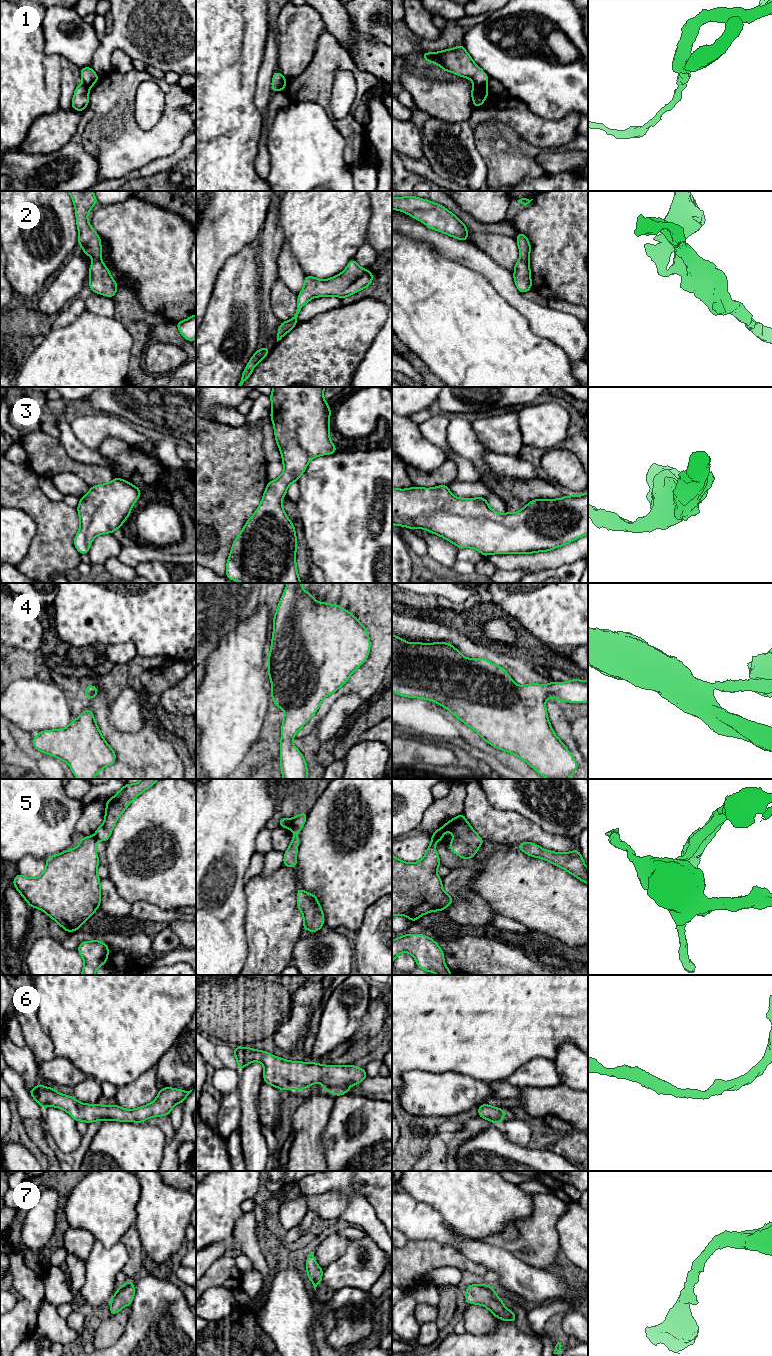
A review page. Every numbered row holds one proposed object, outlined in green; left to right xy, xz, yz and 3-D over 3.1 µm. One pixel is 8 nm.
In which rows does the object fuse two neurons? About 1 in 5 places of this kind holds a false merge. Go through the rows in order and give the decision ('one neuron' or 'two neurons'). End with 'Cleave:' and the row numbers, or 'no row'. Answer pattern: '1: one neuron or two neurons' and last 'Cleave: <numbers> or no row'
1: two neurons
2: two neurons
3: one neuron
4: one neuron
5: two neurons
6: one neuron
7: one neuron
Cleave: 1, 2, 5

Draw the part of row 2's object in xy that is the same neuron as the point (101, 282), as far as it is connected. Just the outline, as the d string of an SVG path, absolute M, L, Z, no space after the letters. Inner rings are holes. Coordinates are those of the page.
M94 261L89 267L88 286L94 293L113 298L117 292L118 285L112 278L109 269L101 261Z

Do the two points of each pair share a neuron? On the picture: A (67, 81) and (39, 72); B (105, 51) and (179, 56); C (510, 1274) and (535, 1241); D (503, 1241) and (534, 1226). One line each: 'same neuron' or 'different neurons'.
A: different neurons
B: same neuron
C: different neurons
D: same neuron

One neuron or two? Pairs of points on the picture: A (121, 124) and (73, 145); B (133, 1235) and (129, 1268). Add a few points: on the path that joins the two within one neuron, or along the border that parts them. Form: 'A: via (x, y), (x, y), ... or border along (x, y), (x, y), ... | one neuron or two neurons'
A: border along (90, 119), (83, 133), (82, 147), (97, 158) | two neurons
B: via (133, 1243), (133, 1260) | one neuron

